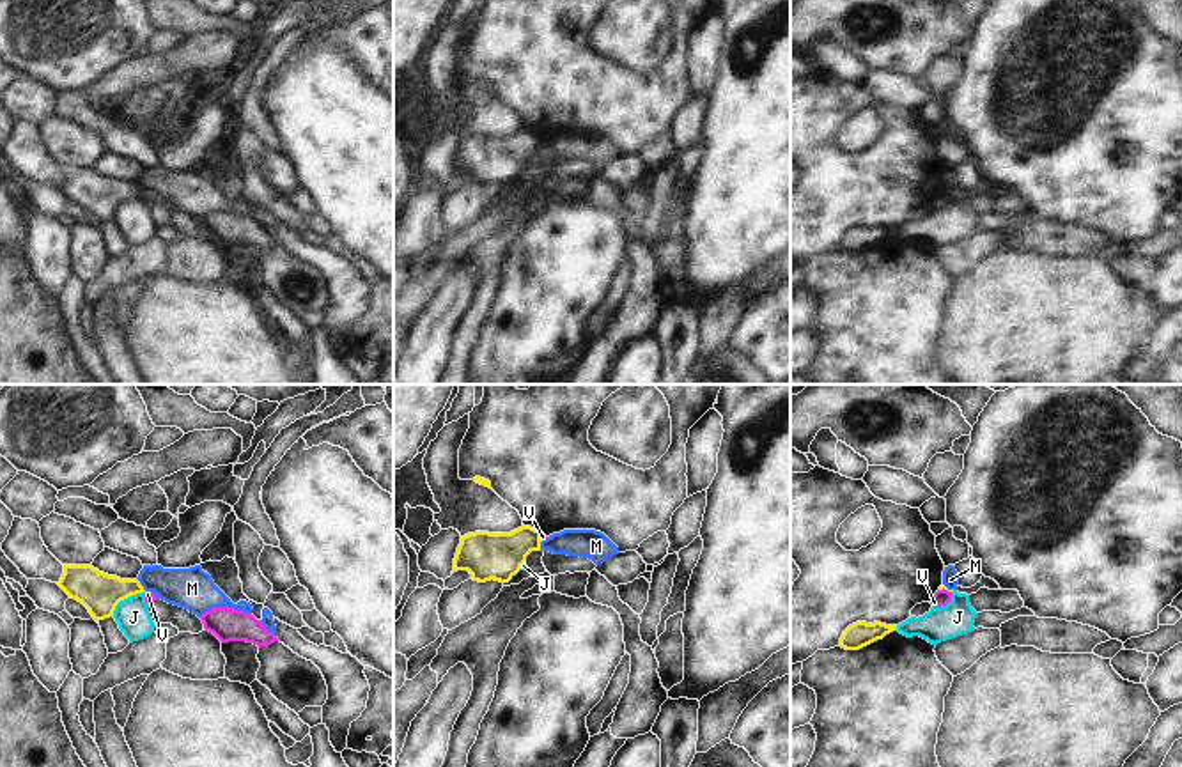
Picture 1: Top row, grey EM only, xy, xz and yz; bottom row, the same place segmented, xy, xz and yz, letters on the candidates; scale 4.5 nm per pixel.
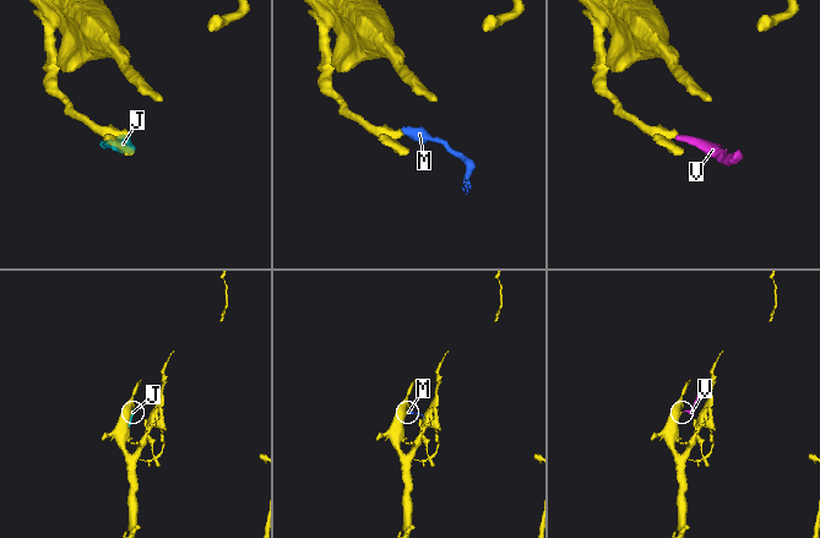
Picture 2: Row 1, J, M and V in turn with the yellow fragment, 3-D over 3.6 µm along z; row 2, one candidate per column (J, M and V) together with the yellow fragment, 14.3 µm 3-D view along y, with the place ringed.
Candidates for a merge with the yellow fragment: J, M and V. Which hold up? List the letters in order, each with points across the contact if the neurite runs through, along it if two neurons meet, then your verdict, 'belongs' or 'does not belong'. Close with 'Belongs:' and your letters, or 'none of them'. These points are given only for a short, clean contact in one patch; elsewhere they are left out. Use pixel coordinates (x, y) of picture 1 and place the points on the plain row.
J: along xy (144, 193), (124, 201), (112, 218) | does not belong
M: along xy (137, 181), (146, 193) | does not belong
V: along yz (940, 192), (950, 195) | does not belong
Belongs: none of them

